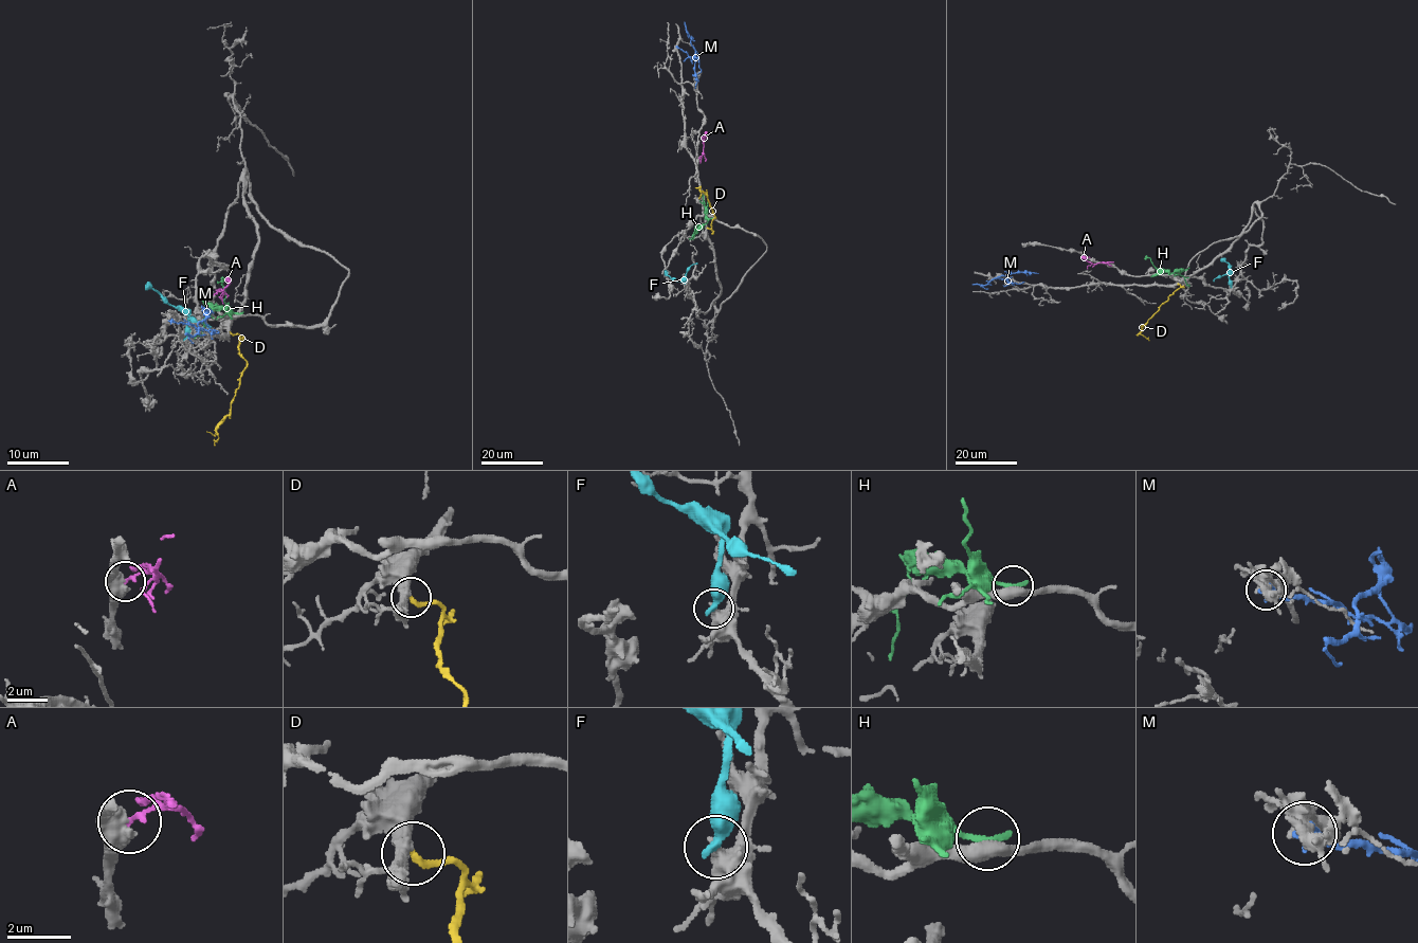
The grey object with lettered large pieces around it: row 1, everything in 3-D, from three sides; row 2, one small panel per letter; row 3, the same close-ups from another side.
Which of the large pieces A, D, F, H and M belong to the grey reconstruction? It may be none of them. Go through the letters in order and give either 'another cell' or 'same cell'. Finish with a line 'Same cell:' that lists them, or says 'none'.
A: another cell
D: same cell
F: another cell
H: another cell
M: another cell
Same cell: D

